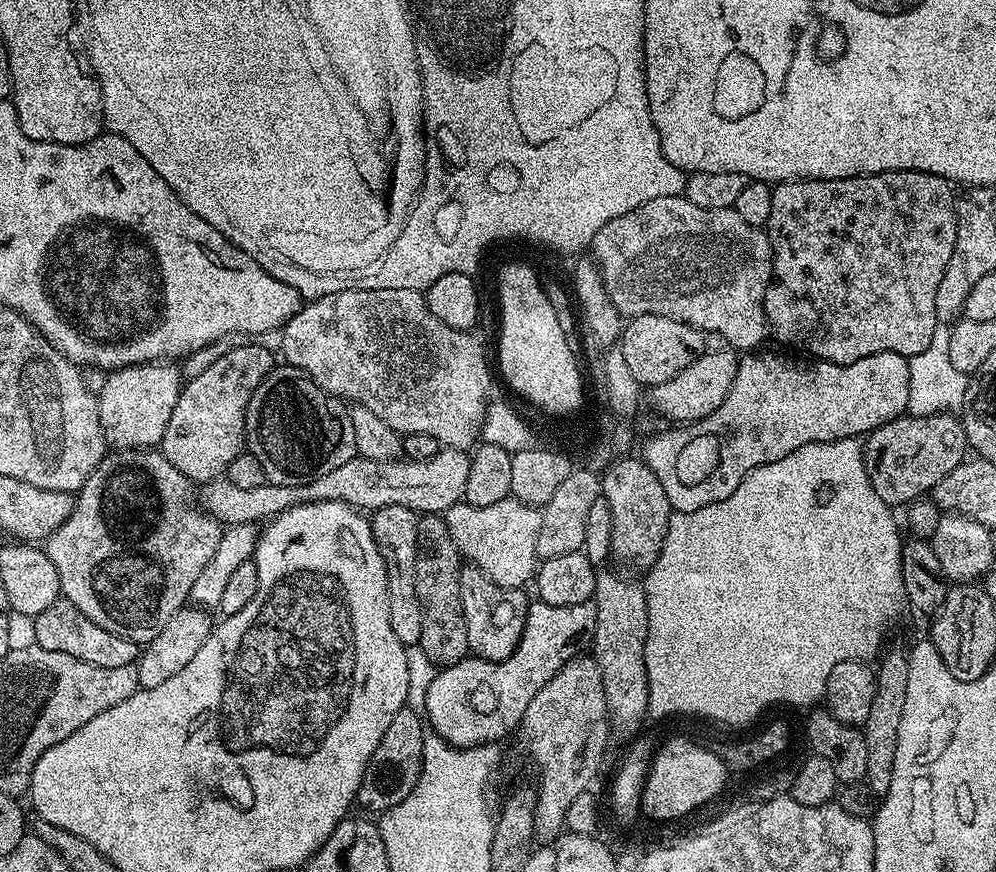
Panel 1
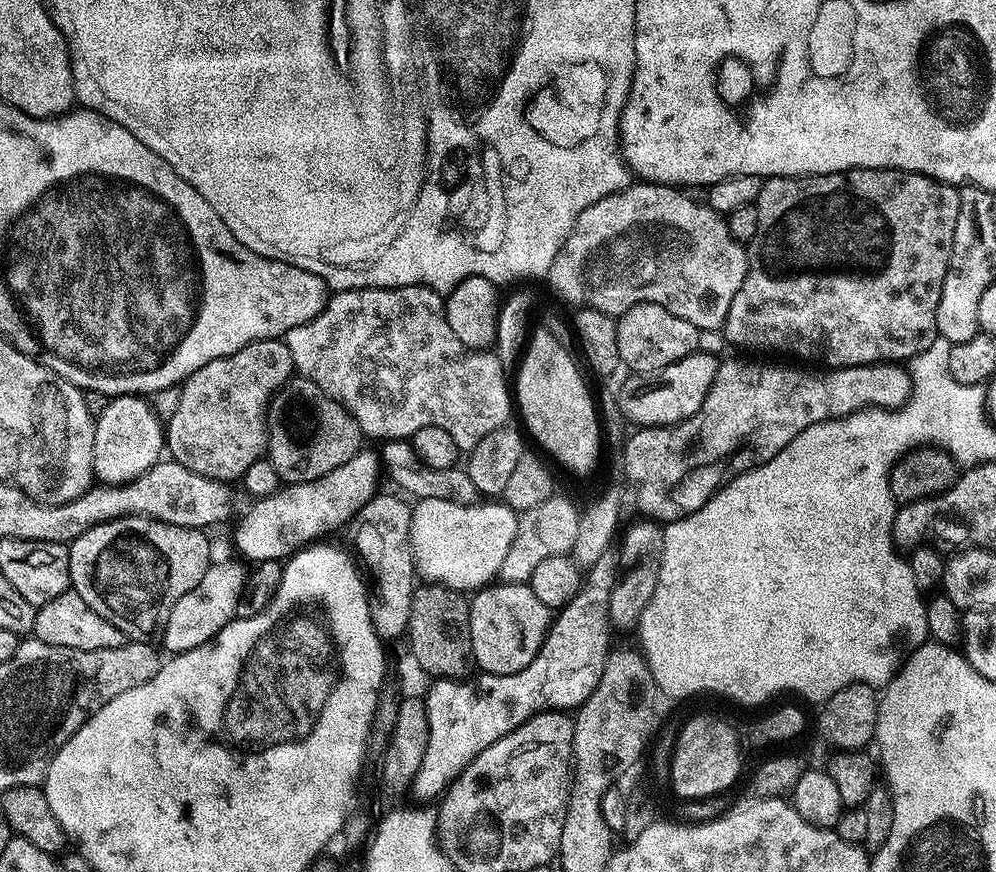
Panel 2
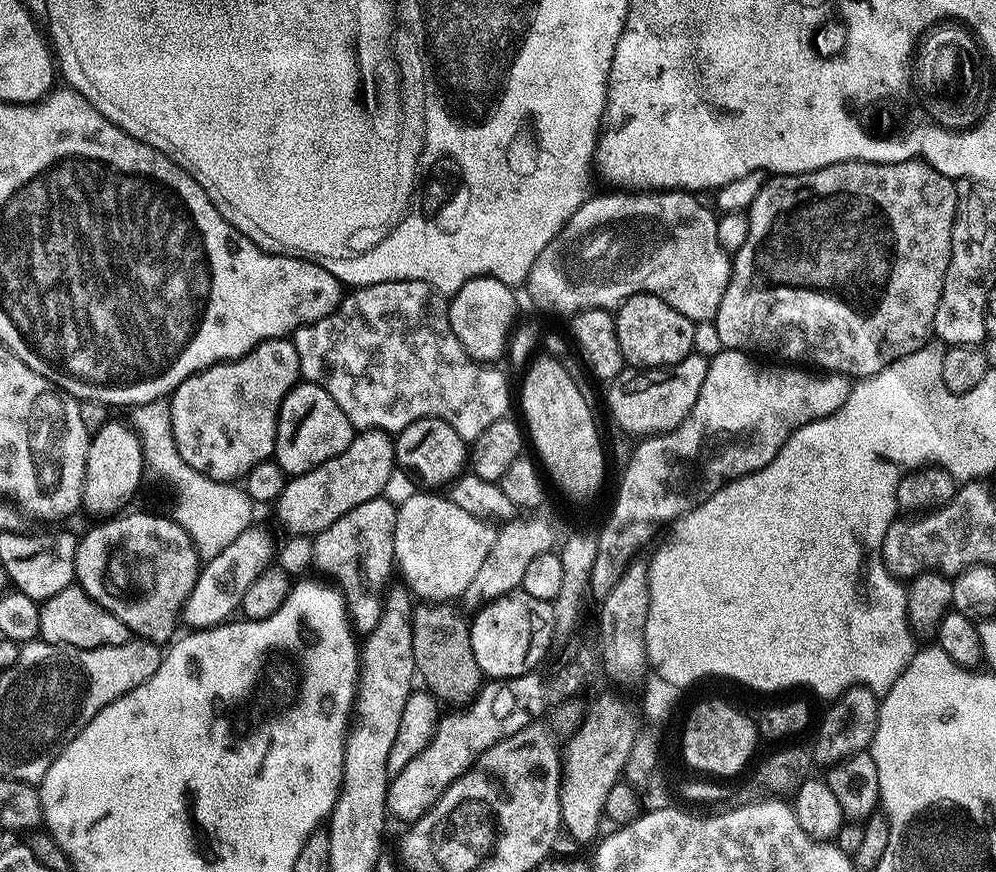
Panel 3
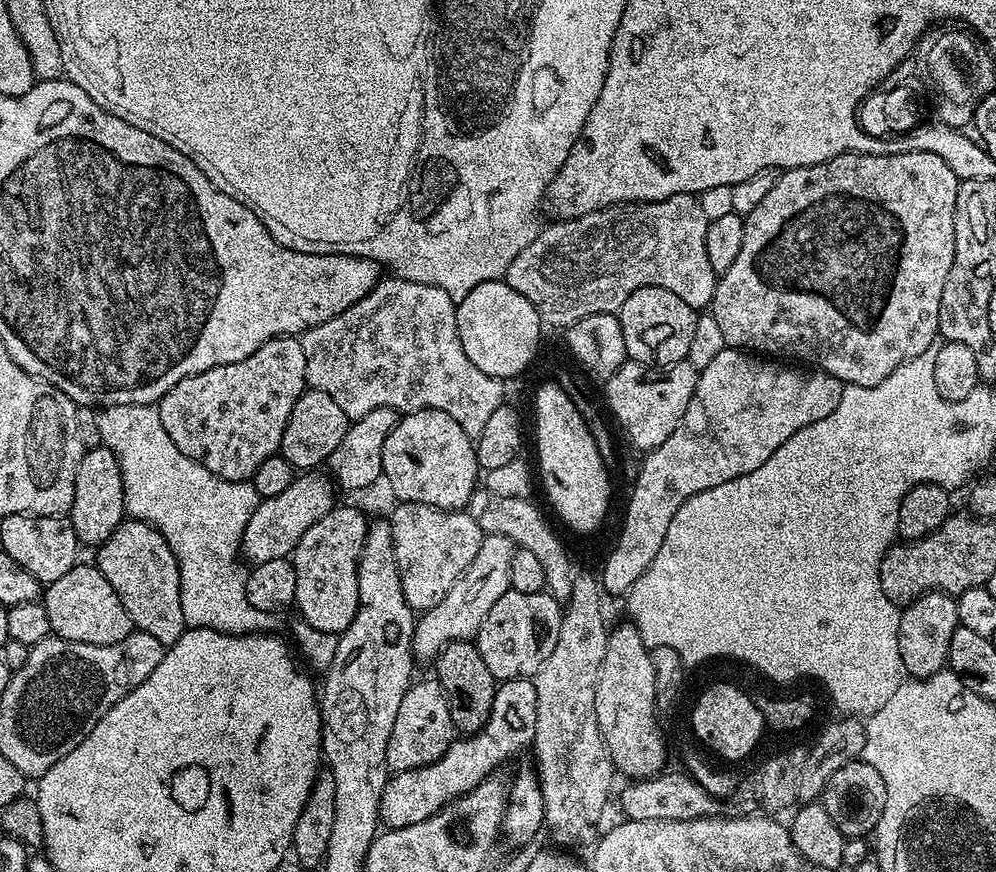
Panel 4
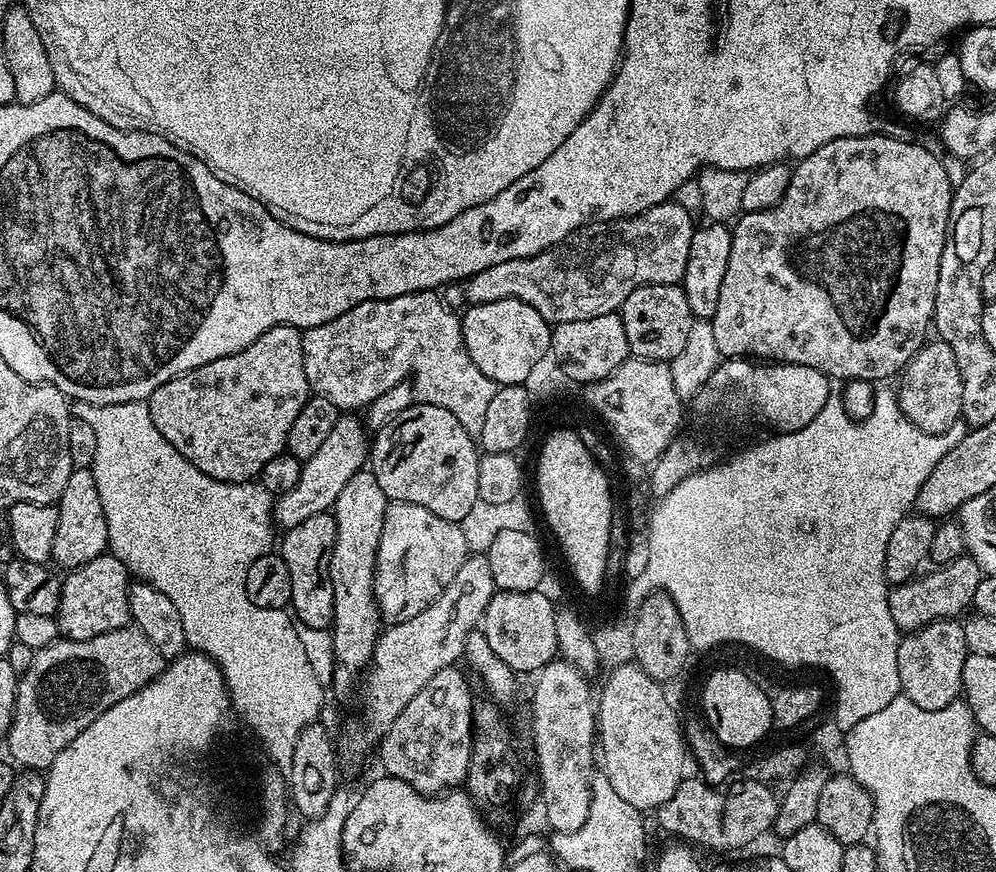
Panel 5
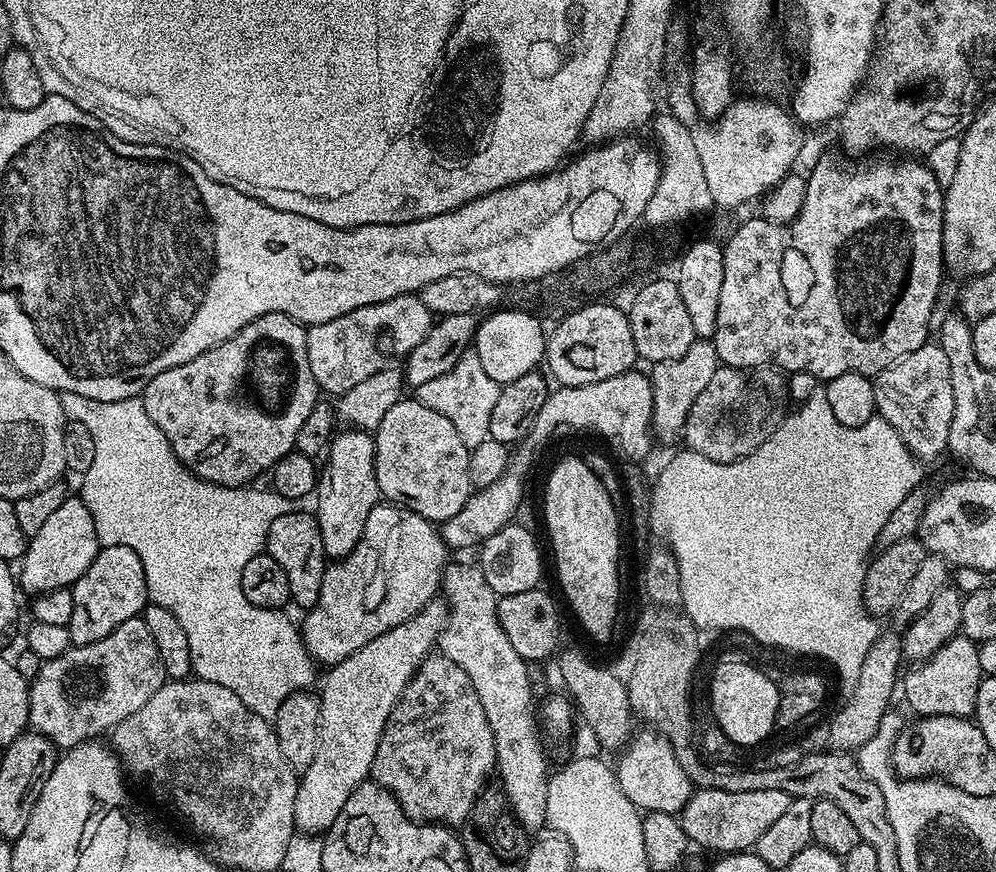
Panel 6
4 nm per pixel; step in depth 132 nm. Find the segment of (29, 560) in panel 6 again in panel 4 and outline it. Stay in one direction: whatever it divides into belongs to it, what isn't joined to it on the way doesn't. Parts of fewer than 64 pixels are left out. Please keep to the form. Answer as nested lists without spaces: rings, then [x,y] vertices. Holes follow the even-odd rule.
[[[89,447],[78,462],[78,474],[74,478],[74,502],[70,519],[76,539],[81,545],[99,546],[105,544],[114,530],[126,519],[124,510],[124,483],[118,466],[118,458],[109,448]]]

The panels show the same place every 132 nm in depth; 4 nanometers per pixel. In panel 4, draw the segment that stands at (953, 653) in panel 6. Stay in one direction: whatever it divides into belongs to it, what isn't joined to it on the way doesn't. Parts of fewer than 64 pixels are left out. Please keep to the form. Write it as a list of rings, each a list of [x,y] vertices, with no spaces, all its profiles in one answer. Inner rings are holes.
[[[927,592],[912,604],[907,605],[900,613],[898,622],[898,652],[901,655],[901,666],[909,677],[924,680],[936,672],[945,671],[950,650],[950,638],[954,638],[954,630],[960,627],[958,606],[953,597],[943,592]]]

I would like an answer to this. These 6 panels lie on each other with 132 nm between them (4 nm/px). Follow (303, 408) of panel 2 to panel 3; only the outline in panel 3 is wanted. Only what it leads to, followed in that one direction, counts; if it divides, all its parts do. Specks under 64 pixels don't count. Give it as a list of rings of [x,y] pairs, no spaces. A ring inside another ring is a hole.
[[[298,382],[290,394],[286,394],[280,407],[274,459],[285,477],[301,476],[322,466],[322,462],[330,462],[330,458],[342,454],[342,450],[350,446],[353,435],[350,418],[342,414],[342,406],[338,406],[338,402],[334,402],[334,398],[330,398],[322,386]]]

